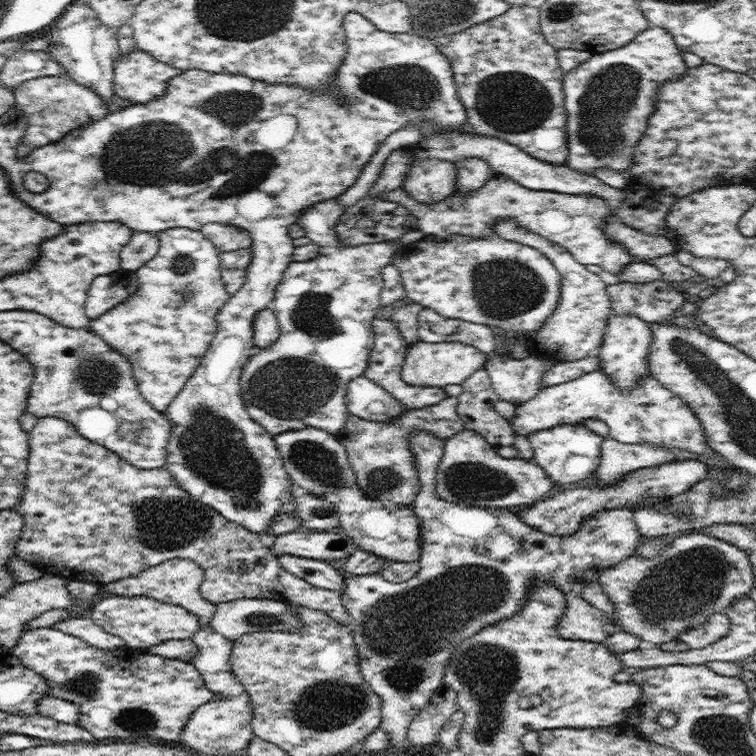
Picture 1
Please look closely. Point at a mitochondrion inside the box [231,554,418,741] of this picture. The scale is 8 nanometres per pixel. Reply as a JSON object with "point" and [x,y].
{"point":[328,705]}

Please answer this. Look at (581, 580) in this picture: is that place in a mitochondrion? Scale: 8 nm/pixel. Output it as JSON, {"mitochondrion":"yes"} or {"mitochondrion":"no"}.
{"mitochondrion":"no"}

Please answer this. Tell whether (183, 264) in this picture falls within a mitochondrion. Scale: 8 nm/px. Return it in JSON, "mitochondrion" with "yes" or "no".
{"mitochondrion":"yes"}

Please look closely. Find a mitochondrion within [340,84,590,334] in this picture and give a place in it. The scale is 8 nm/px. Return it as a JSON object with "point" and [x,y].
{"point":[503,289]}

